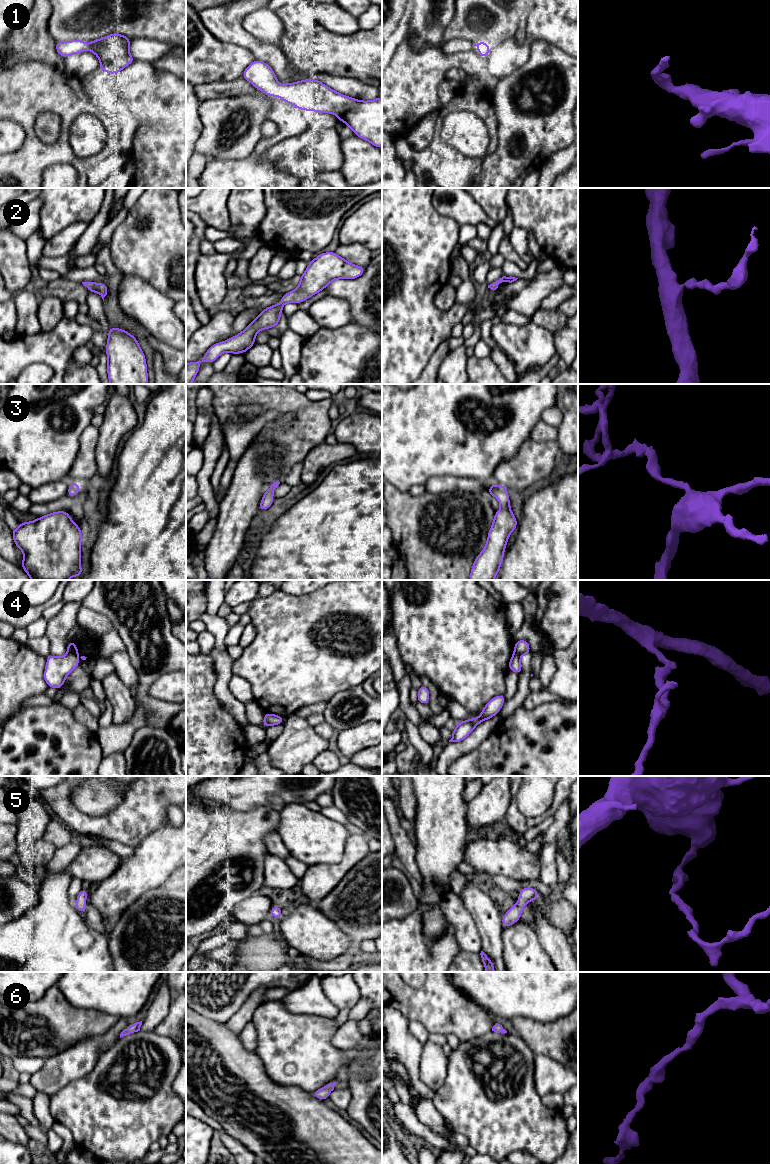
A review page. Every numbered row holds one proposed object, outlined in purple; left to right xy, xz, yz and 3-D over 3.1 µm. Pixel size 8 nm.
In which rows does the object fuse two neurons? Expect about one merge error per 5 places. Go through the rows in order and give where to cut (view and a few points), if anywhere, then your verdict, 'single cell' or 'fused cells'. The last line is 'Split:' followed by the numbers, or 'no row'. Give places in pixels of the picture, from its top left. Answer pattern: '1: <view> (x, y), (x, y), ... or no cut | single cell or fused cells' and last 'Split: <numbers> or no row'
1: no cut | single cell
2: no cut | single cell
3: no cut | single cell
4: no cut | single cell
5: no cut | single cell
6: no cut | single cell
Split: no row

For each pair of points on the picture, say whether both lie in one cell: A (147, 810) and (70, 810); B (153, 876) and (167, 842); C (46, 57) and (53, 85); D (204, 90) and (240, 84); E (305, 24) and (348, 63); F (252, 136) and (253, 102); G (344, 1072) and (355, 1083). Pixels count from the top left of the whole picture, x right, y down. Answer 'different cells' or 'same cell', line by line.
A: same cell
B: same cell
C: different cells
D: same cell
E: same cell
F: same cell
G: different cells

